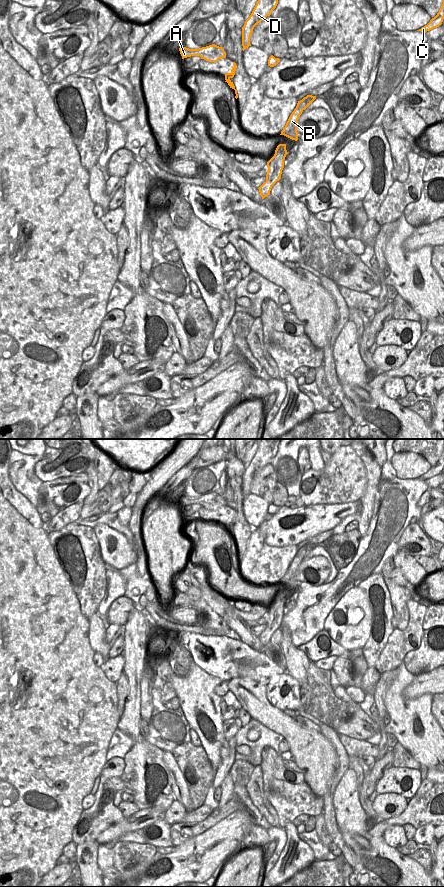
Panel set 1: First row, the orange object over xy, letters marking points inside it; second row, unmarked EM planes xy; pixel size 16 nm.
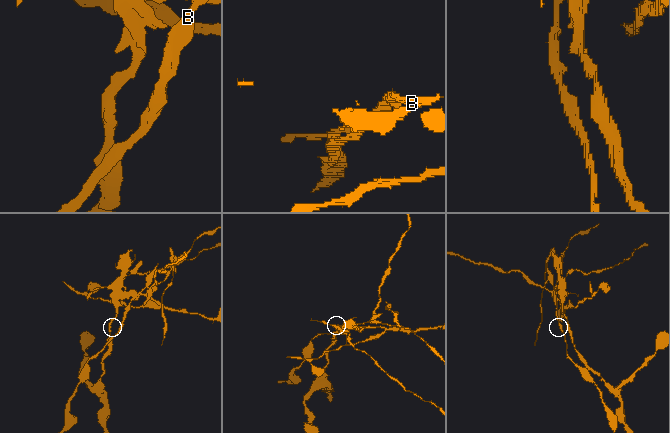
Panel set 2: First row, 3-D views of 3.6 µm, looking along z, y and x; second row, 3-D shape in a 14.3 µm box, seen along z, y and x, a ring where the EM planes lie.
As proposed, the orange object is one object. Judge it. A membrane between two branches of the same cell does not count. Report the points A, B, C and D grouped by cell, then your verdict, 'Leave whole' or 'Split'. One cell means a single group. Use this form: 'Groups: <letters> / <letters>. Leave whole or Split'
Groups: A C D / B. Split

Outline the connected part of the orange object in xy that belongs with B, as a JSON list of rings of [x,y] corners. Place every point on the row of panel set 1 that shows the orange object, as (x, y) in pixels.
[[[307,95],[300,103],[297,103],[296,108],[290,115],[285,127],[280,135],[284,135],[292,140],[298,140],[298,119],[302,112],[316,99],[316,96]]]

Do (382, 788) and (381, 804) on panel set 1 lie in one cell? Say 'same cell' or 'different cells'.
different cells

